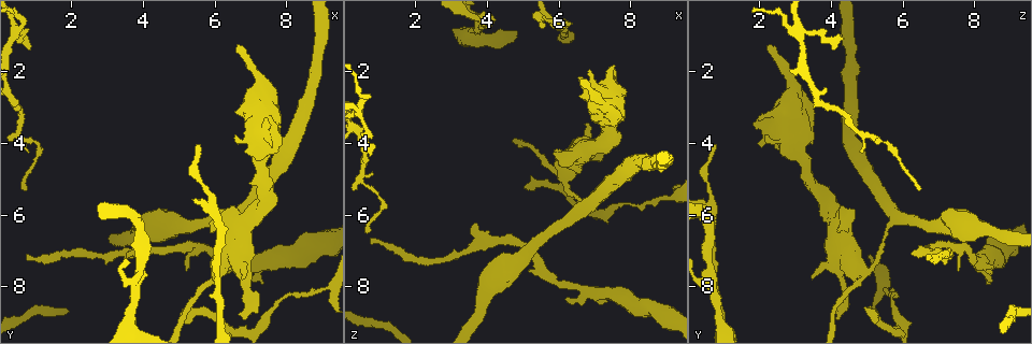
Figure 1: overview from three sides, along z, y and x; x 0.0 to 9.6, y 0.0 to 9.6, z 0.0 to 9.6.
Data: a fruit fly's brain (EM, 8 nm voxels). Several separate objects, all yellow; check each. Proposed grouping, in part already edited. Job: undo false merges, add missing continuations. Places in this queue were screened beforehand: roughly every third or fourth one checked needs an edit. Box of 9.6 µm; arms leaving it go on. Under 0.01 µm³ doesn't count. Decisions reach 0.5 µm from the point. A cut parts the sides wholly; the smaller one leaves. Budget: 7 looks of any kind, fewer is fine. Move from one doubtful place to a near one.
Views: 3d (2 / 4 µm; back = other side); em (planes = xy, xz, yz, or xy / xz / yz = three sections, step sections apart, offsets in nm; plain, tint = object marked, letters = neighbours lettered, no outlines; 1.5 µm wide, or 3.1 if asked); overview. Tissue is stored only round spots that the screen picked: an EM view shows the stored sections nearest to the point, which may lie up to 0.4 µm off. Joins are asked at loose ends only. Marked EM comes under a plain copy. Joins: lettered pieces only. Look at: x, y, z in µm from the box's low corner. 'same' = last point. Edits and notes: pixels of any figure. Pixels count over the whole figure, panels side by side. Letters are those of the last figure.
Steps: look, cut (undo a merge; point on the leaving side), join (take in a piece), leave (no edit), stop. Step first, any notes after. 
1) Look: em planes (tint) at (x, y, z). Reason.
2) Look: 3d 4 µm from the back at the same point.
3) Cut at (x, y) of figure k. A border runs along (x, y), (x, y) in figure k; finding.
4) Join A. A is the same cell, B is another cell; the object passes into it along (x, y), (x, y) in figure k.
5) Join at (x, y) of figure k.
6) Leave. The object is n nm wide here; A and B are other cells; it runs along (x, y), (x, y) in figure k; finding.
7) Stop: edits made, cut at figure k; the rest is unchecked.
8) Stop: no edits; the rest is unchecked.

Look: em planes (letters) at (6.55, 3.80, 2.20). Branch stops here.

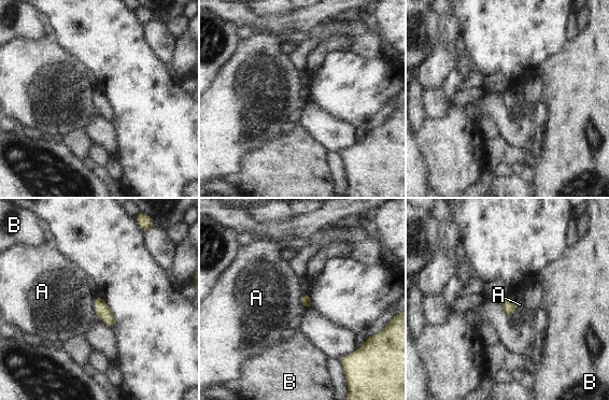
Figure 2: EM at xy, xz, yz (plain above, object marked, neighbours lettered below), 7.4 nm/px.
Leave. A and B are other cells; a border runs along (511, 296), (515, 311), (509, 316) in figure 2; no lettered piece goes on from it.

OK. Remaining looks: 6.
Look: 3d 4 µm at (6.70, 1.20, 2.25). Free end.

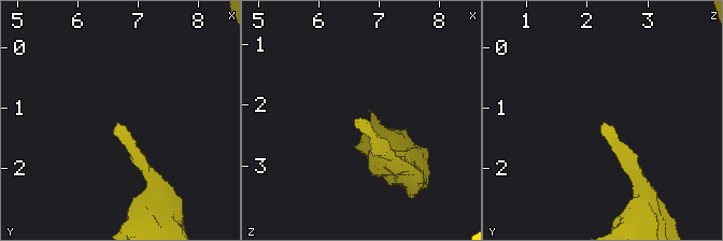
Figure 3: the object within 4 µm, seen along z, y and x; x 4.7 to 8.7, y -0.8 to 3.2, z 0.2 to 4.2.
Look: em xy step 8 (letters) at (6.65, 1.20, 2.25). Shape alone is not enough.

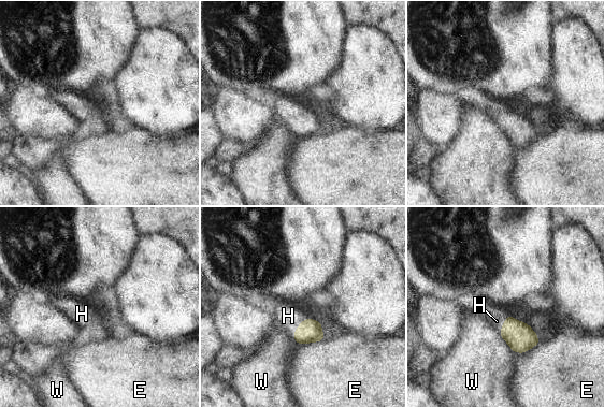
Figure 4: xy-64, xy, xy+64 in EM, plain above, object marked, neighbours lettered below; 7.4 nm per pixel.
Look: em planes (letters) at the same point.

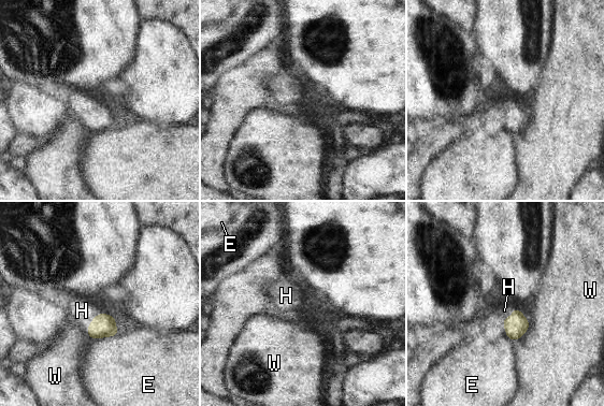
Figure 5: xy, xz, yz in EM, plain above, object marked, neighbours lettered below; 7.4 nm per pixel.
Join H. H is the same cell, E and W are other cells; the object passes into it along (102, 325), (94, 318), (82, 310) in figure 5; the neuron continues.

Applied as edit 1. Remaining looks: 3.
Look: overview.

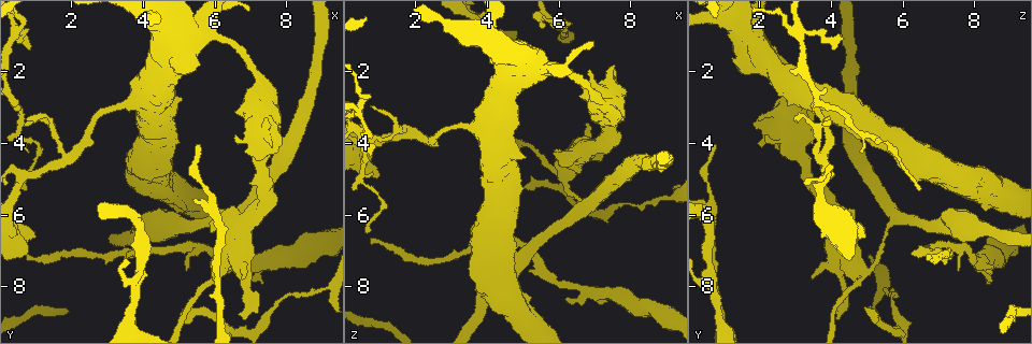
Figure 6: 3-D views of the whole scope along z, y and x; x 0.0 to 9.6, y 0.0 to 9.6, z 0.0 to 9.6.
Look: 3d 4 µm at (0.75, 5.25, 6.40). Free end.

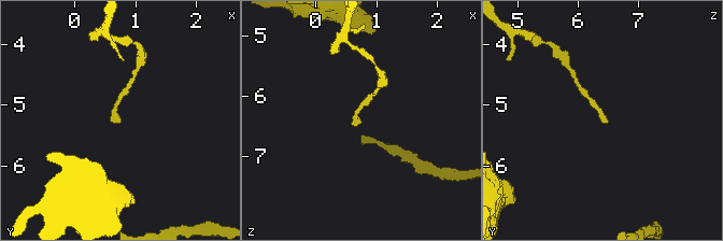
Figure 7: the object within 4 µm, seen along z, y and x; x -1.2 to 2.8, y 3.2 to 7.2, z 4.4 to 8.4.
Look: em planes (letters) at (0.75, 5.30, 6.40).

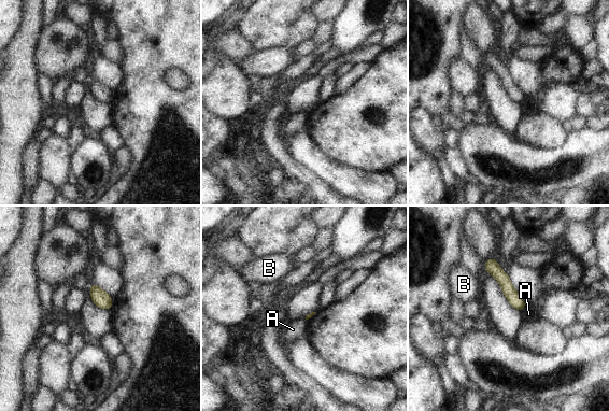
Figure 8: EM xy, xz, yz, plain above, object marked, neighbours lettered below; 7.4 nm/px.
Leave. A and B are other cells; no lettered piece goes on from it.

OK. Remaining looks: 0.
Stop: edits made, join at figure 5; the rest is unchecked.

